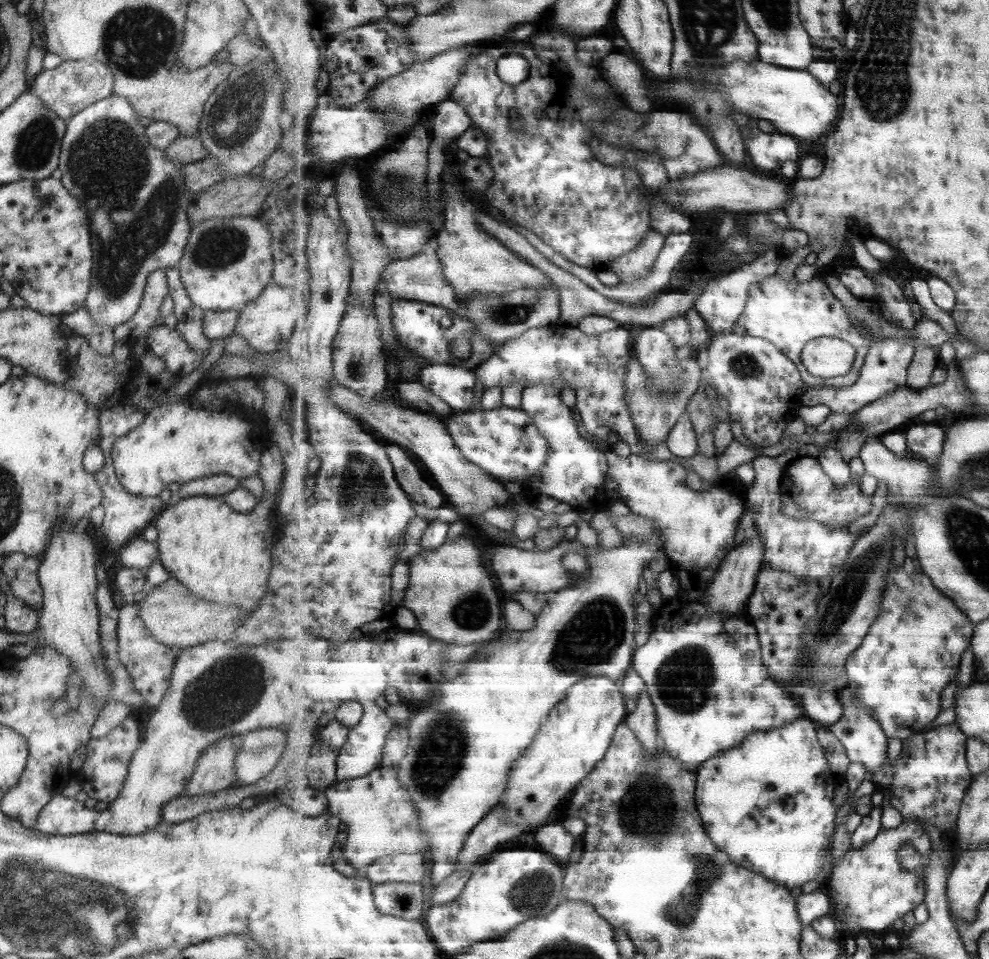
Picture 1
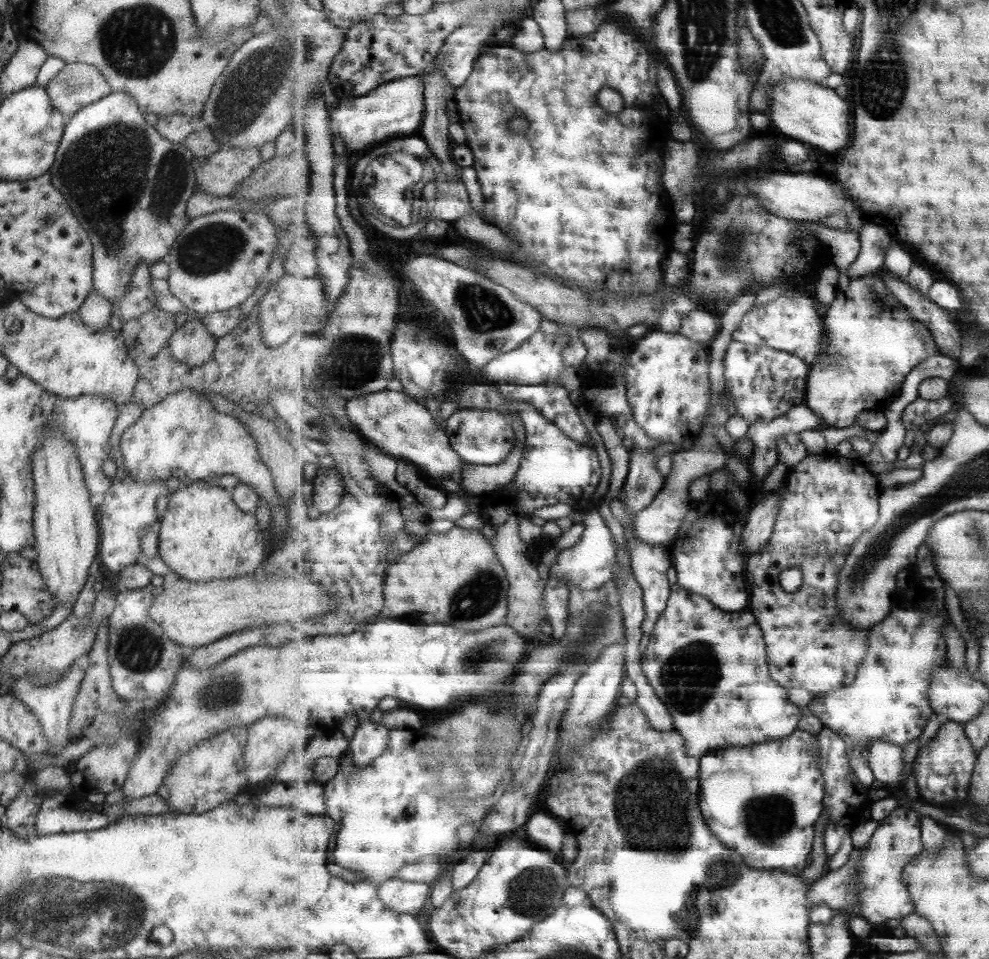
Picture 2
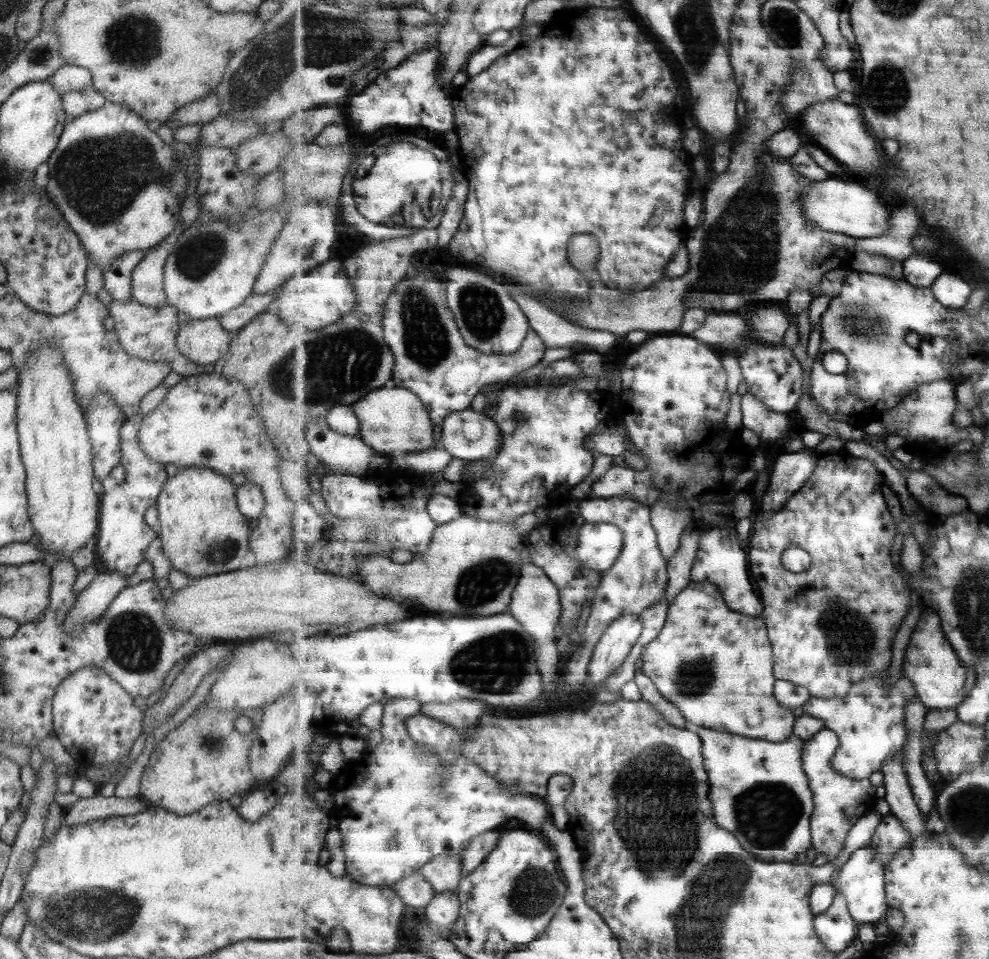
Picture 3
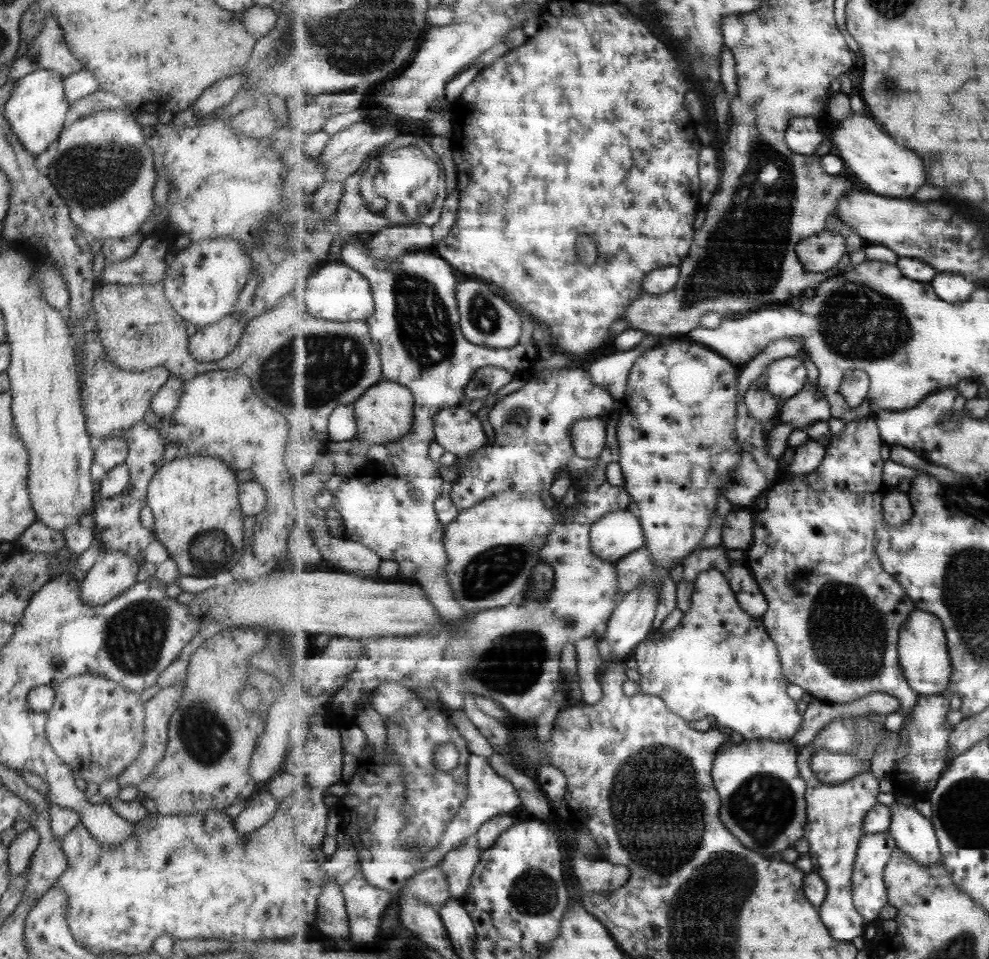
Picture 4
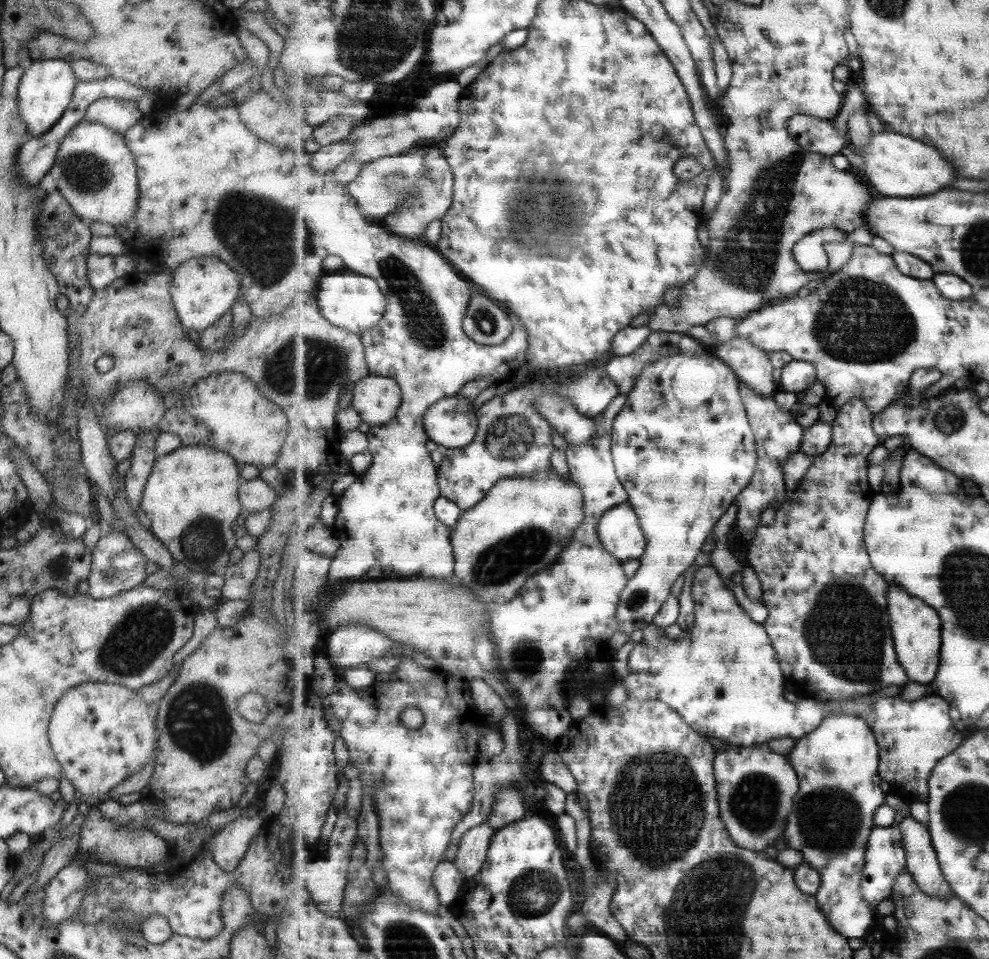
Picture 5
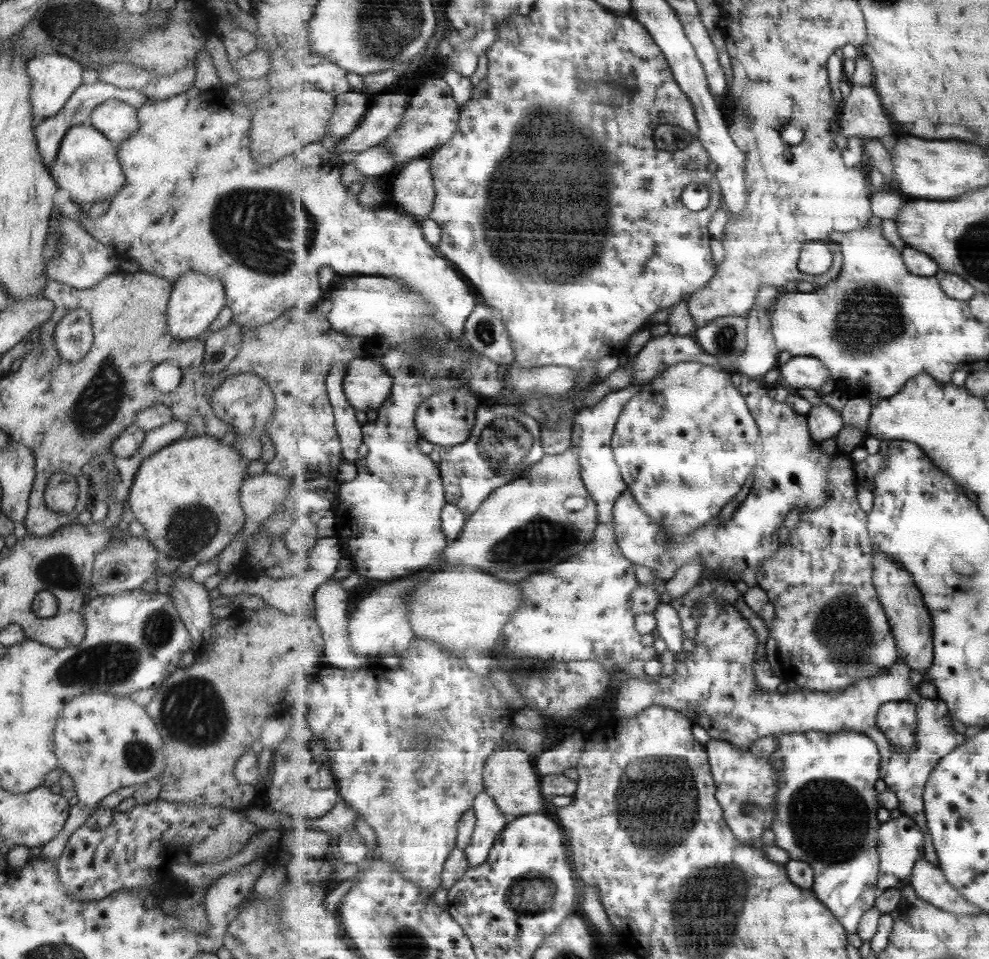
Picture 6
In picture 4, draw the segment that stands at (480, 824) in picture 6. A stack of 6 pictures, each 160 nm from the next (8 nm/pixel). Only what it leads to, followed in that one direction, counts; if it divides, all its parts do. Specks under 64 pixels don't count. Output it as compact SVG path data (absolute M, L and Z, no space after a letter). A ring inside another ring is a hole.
M476 834L470 836L465 845L447 854L440 866L448 876L450 892L454 898L467 893L481 857L482 850Z

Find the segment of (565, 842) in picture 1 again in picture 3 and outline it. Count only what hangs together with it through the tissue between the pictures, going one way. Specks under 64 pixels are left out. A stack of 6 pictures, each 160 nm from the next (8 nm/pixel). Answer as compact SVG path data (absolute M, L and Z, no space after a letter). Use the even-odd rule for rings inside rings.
M392 698L385 702L383 740L365 759L349 762L328 781L333 786L335 808L339 808L341 816L339 830L345 836L346 872L364 885L393 888L403 878L419 873L439 855L461 855L475 837L505 824L508 818L522 820L525 827L542 834L543 823L550 816L545 800L534 795L515 794L483 770L478 762L462 755L452 766L444 766L435 751L415 743L407 730L406 720L417 717L421 709L422 702L412 698Z

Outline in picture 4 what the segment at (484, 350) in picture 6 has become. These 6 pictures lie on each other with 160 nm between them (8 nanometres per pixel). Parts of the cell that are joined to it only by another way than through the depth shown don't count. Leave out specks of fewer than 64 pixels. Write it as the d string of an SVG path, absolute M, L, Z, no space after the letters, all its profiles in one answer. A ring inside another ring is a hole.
M477 279L463 280L458 284L458 305L462 331L475 345L494 349L510 349L522 337L523 312L487 283Z

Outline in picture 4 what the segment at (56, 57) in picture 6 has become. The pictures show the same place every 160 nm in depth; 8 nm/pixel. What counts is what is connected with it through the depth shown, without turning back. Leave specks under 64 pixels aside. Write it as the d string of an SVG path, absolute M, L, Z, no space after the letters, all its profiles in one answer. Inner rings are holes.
M39 69L23 75L14 82L11 94L3 104L3 112L17 142L25 152L36 157L54 140L57 141L64 128L63 117L68 110L68 105L64 95L62 76L55 69Z

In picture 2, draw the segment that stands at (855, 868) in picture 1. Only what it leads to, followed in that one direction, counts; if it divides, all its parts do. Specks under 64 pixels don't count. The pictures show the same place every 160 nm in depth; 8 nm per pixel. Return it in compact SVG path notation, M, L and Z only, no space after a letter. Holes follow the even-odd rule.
M899 805L888 817L879 822L864 847L862 864L862 914L873 926L885 925L889 918L903 918L914 912L911 893L903 882L904 868L924 851L921 816L911 807Z

